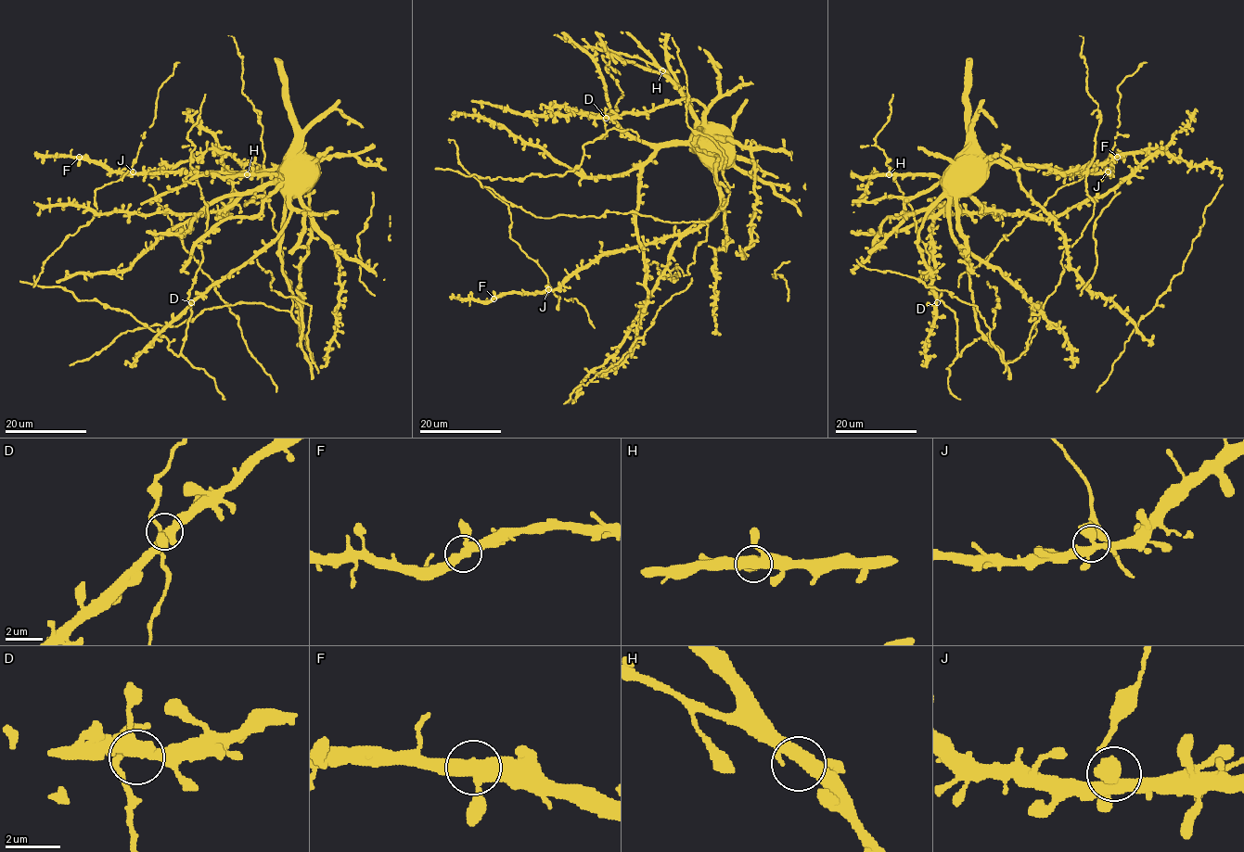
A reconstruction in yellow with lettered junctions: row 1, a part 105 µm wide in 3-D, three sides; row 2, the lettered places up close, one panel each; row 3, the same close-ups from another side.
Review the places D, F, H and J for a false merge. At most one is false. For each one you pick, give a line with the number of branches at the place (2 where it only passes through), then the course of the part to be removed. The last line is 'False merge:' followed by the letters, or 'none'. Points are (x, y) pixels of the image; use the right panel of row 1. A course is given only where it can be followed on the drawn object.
False merge: none

